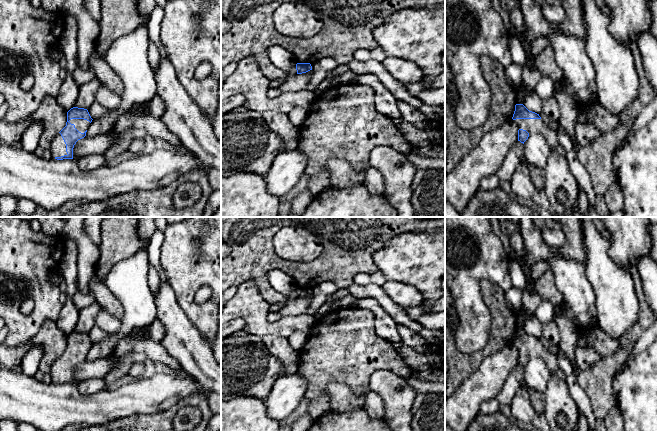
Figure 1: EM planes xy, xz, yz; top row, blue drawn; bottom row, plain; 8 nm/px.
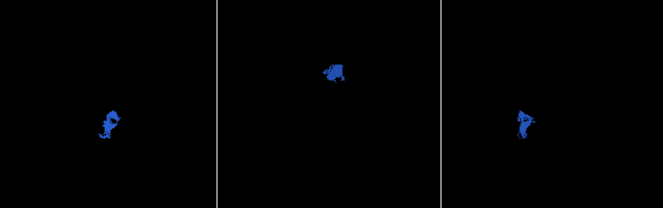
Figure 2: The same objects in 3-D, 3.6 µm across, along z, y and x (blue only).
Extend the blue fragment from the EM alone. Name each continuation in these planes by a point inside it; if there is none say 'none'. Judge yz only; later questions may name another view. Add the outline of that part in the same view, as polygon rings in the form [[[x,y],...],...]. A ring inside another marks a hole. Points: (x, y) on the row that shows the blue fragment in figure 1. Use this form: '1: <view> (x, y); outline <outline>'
1: yz (533, 126); outline [[[516,119],[515,122],[519,129],[526,130],[529,135],[542,135],[551,148],[556,148],[559,145],[557,133],[549,128],[542,119]]]

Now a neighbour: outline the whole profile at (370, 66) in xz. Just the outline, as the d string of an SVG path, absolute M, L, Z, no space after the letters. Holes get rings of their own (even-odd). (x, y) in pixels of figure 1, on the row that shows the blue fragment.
M353 58L347 65L350 71L355 74L374 74L398 101L404 101L414 108L418 108L422 104L422 101L411 95L401 83L386 71L380 62L373 59L361 62Z

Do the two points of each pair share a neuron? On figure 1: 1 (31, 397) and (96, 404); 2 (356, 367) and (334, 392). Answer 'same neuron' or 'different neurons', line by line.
1: same neuron
2: different neurons

